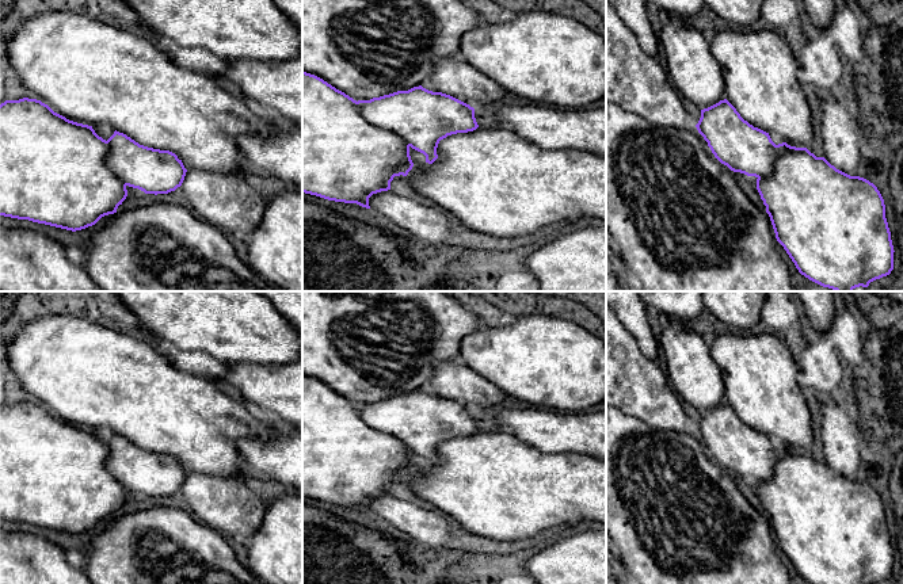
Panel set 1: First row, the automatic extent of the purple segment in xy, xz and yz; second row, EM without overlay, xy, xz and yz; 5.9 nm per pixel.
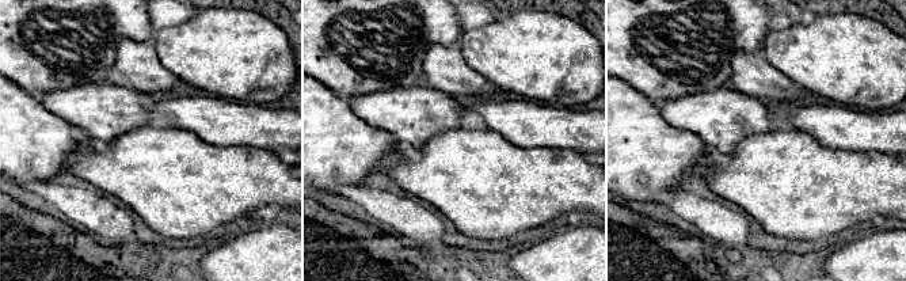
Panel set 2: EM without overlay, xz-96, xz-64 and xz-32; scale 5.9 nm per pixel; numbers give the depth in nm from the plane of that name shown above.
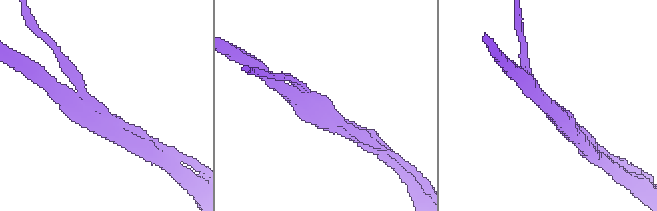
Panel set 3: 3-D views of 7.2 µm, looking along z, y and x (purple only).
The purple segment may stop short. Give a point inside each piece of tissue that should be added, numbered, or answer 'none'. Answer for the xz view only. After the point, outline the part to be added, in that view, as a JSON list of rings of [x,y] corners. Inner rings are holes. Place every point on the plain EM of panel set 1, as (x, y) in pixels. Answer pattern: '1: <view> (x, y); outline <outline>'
none

